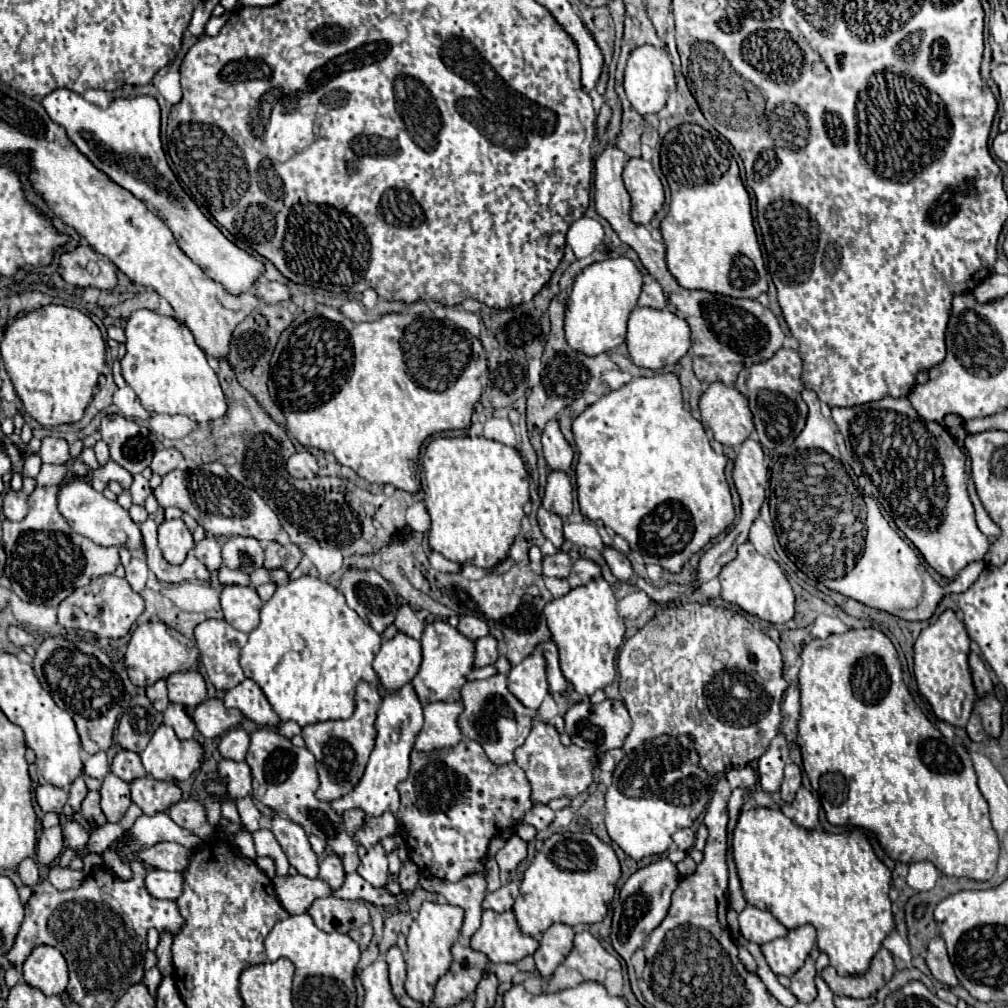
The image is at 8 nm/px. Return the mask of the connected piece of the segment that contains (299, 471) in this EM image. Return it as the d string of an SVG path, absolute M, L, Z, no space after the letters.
M296 452L294 456L288 458L286 470L294 478L314 478L316 472L318 472L318 464L316 464L316 458L310 452Z

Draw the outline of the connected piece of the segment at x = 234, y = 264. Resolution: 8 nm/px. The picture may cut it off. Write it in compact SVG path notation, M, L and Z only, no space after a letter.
M54 90L42 100L48 116L66 130L66 136L74 146L112 182L132 192L146 204L148 210L156 212L168 228L172 228L176 242L182 252L196 262L204 272L224 286L226 292L240 296L254 288L258 278L264 274L264 264L230 242L216 224L212 224L194 200L182 190L178 178L166 162L166 154L160 142L160 106L152 96L116 98L108 108L90 104L72 90Z

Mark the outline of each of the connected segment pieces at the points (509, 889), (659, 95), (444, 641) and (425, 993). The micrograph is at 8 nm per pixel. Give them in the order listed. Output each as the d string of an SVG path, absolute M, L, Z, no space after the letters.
M508 882L500 890L488 892L482 906L490 908L494 912L506 912L506 910L512 910L512 906L516 902L516 896L518 896L518 884Z
M652 44L634 48L628 58L626 72L624 72L624 90L626 90L626 98L630 100L630 104L634 106L634 110L640 116L660 112L664 108L668 96L676 90L676 76L674 76L670 56L662 48L652 46Z
M436 620L424 626L422 638L422 666L412 680L420 702L426 706L430 702L454 702L460 700L460 688L466 682L466 674L472 670L474 664L474 642L462 636L456 628L448 622Z
M424 902L418 918L412 922L410 932L406 936L408 952L406 952L406 966L408 966L408 978L404 982L406 994L422 1004L430 1004L434 998L434 986L436 982L450 970L452 954L450 948L456 942L460 928L464 920L464 910L456 908L452 904L436 904L436 902Z

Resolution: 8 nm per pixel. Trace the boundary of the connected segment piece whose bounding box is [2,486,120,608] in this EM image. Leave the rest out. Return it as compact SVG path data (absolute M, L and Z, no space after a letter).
M36 486L28 498L28 516L22 522L2 522L2 548L6 552L6 578L24 602L58 606L76 588L90 580L112 574L120 564L118 548L100 548L86 536L76 534L56 512L56 488Z

